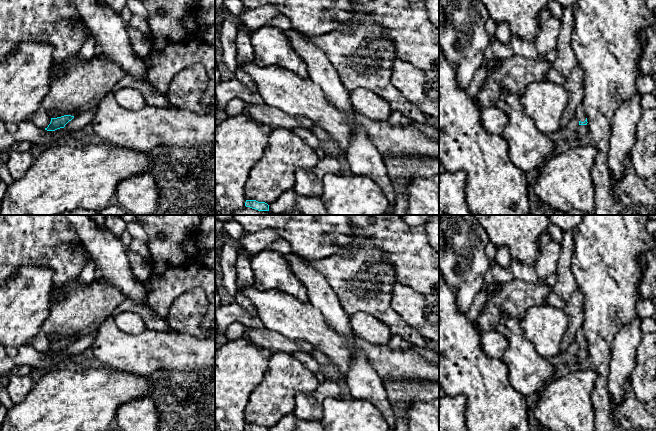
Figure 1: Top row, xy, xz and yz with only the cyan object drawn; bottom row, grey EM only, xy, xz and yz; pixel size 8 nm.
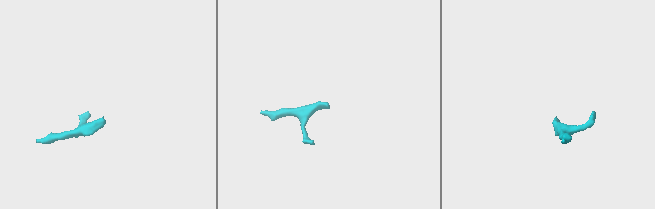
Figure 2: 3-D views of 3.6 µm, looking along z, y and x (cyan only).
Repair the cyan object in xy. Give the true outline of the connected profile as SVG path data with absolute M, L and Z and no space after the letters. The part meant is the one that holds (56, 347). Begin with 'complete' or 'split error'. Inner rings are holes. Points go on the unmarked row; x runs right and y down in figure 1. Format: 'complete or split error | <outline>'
complete | M64 339L64 340L57 341L57 342L51 342L51 346L48 349L48 351L45 352L45 354L55 355L57 353L64 352L65 349L69 345L71 345L73 342L74 342L74 340L71 340L71 339Z

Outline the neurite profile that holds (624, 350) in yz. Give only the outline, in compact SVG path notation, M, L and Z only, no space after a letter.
M637 317L617 335L612 346L612 360L608 377L608 389L615 407L624 400L625 382L631 380L638 345L642 338L642 318Z

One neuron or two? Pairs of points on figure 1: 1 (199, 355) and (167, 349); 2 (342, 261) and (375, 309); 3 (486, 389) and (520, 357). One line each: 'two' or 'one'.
1: one
2: one
3: two

